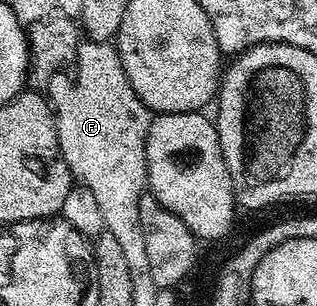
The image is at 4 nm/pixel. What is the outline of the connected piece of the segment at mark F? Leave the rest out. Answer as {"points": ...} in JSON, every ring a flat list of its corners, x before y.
{"points":[[86,40,81,43,77,69,72,75,72,85,65,94,66,99,56,106,60,152,68,164,71,175,81,185,89,188,92,196,96,196,96,204,100,204,100,212,104,216,105,233,116,236,116,241,124,251,128,272,135,280,142,278,149,280,152,276,152,267,148,264,148,247,144,245,144,228,140,224,140,200,148,190,146,137,152,111,142,103,140,96,136,96,132,84,128,84,124,64,117,49,110,42]]}

